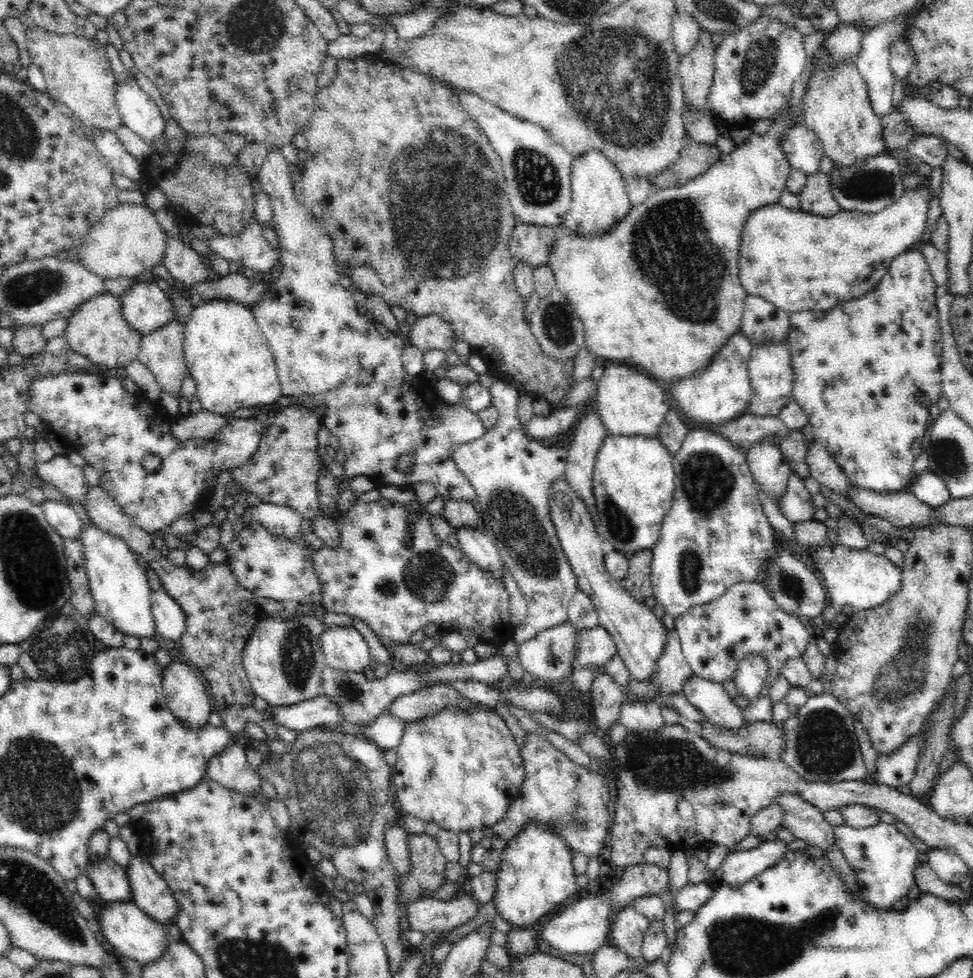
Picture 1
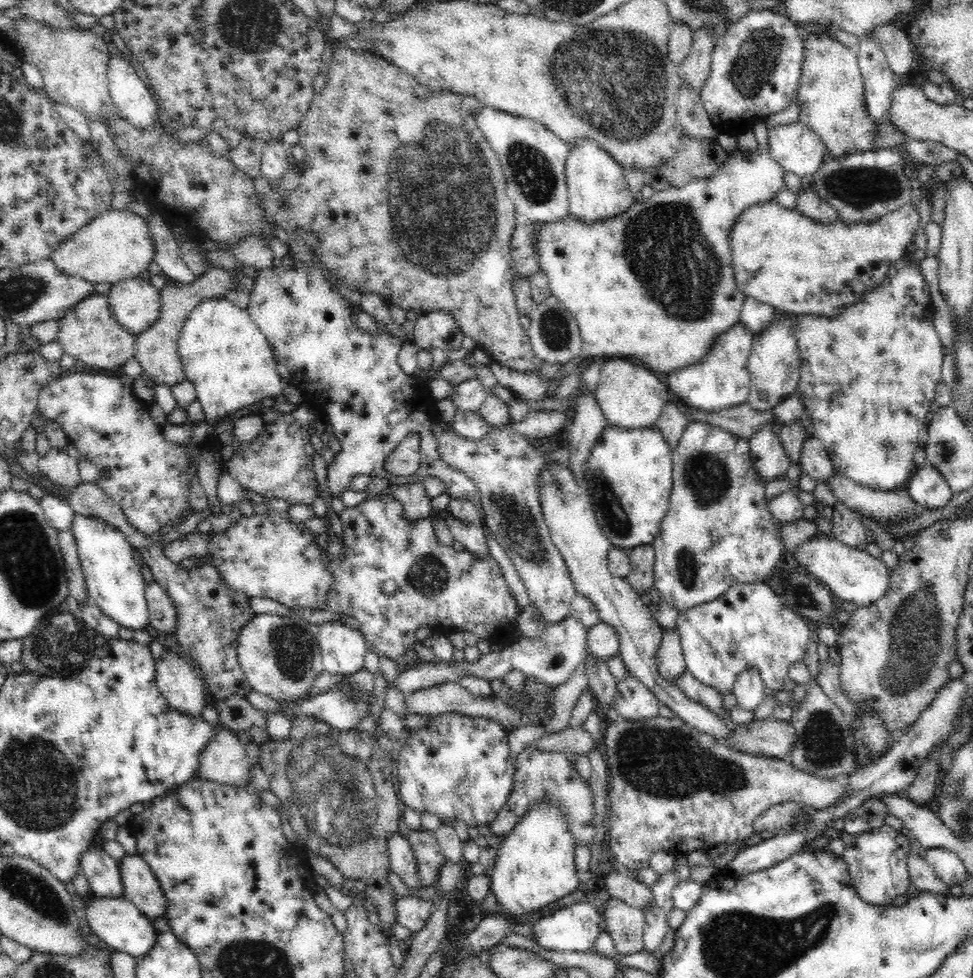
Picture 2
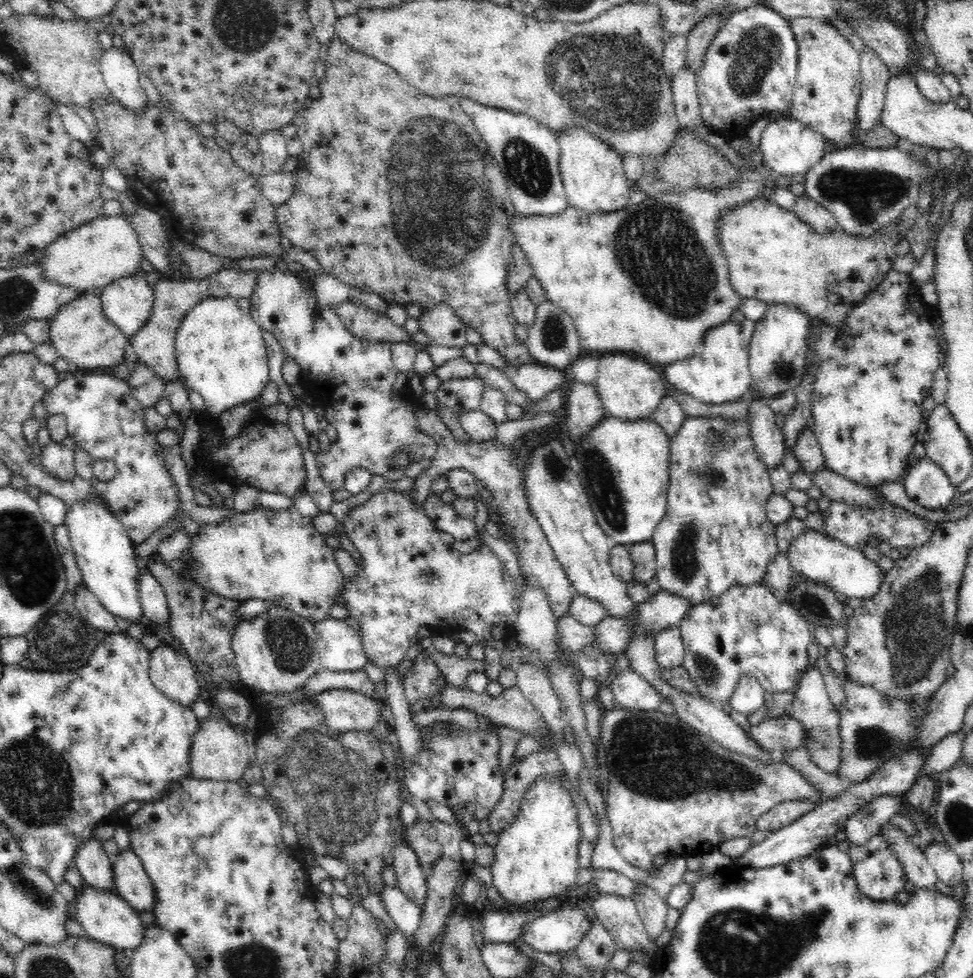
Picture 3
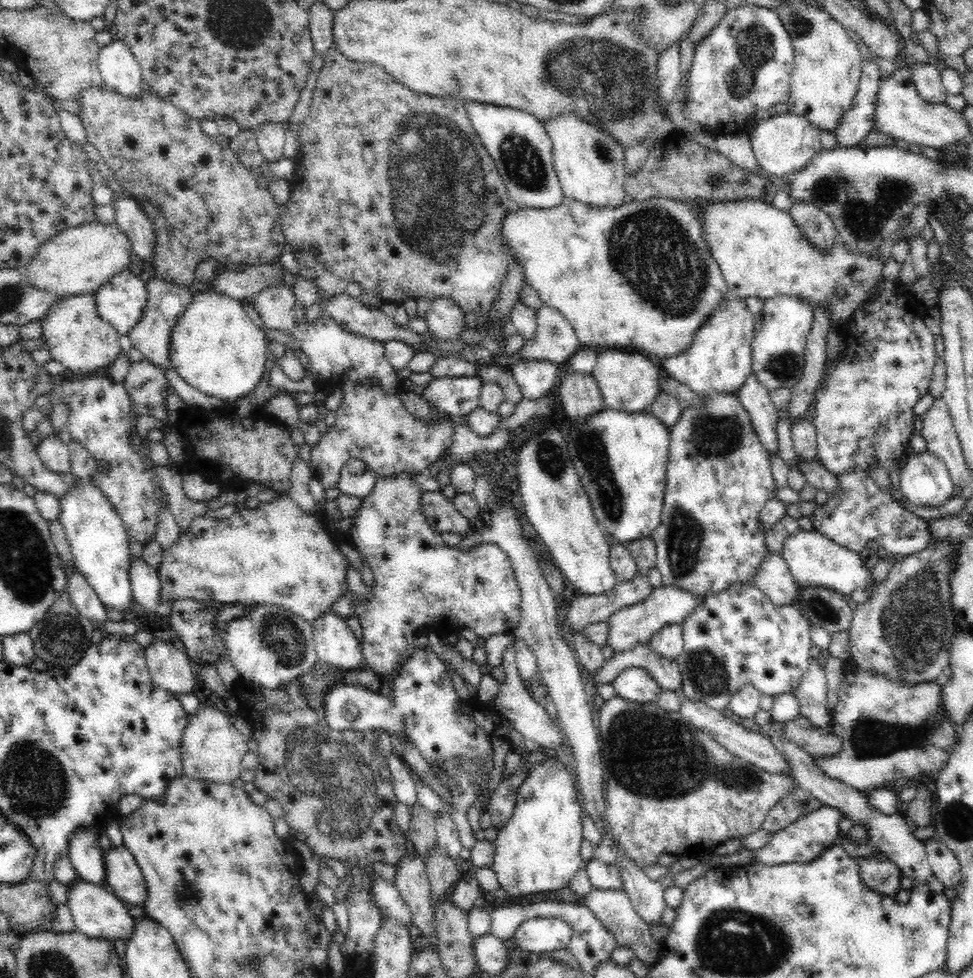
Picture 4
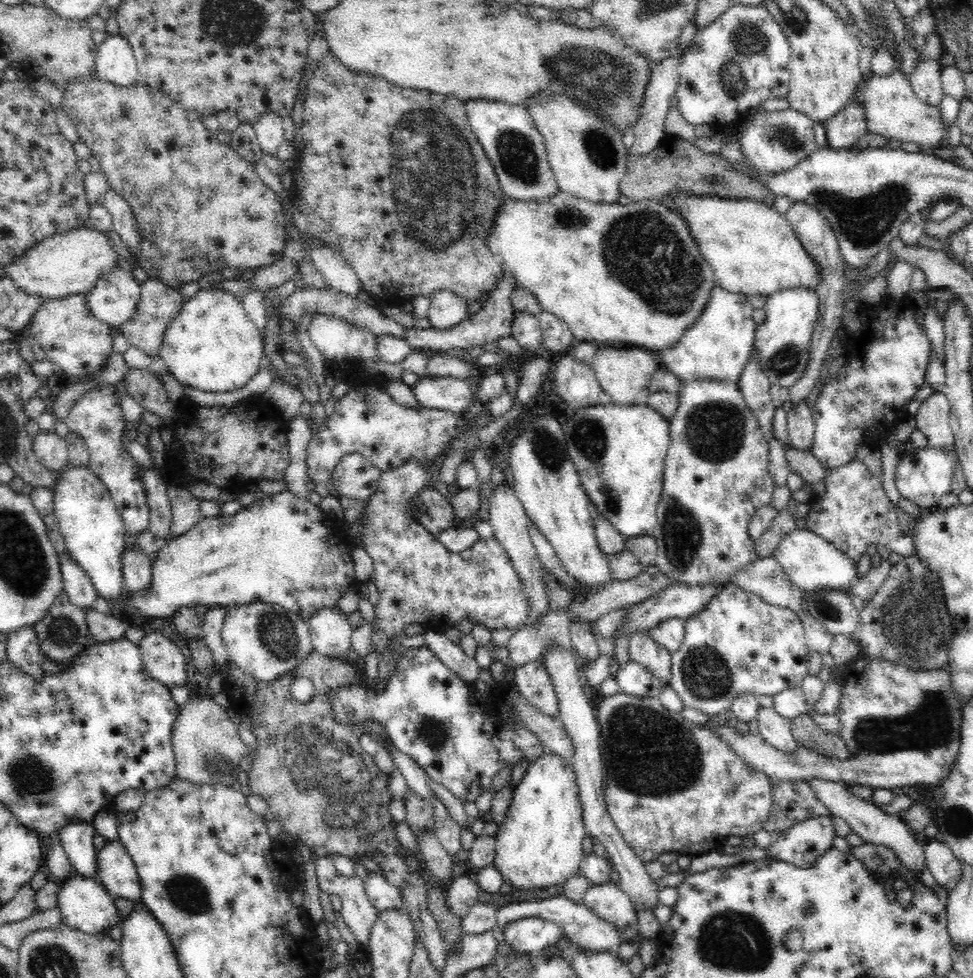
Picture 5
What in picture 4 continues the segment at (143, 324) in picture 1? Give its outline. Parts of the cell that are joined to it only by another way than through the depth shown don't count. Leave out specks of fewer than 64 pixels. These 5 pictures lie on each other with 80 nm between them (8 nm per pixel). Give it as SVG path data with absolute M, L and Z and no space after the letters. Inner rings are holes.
M135 269L121 270L94 292L94 300L99 317L111 324L120 335L127 335L142 316L147 301L146 283Z

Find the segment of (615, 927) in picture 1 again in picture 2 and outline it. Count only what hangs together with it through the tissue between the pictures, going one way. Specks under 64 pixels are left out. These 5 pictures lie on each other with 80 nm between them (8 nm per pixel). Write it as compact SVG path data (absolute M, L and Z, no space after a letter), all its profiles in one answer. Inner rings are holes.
M614 897L604 902L600 909L604 928L612 936L620 955L631 955L644 950L646 918L642 909Z

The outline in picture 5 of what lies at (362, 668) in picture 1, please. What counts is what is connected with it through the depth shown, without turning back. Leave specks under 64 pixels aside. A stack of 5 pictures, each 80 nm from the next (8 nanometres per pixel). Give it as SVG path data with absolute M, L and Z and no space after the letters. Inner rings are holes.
M338 607L317 610L307 618L311 641L316 652L342 660L353 657L350 636L353 628L348 616Z

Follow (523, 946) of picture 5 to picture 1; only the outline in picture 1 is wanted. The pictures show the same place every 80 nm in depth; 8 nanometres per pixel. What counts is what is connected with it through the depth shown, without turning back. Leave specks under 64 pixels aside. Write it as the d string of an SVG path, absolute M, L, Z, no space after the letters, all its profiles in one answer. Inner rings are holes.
M644 862L626 867L622 878L613 885L610 892L577 897L564 905L548 922L544 922L539 931L542 941L566 954L593 954L606 945L606 940L610 941L610 930L616 912L626 905L631 905L632 900L640 896L657 895L663 888L670 886L668 884L668 870L655 864Z

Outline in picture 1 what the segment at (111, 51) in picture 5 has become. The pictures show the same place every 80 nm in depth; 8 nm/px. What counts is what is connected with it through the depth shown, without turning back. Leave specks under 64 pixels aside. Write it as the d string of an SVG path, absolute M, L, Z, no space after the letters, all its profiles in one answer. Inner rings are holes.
M131 73L116 87L116 107L122 115L123 126L142 137L148 144L164 141L166 121L156 103L141 90Z

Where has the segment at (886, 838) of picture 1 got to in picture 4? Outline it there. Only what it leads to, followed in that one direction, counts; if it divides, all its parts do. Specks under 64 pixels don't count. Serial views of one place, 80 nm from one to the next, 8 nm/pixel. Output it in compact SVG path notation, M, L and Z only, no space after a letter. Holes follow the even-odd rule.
M886 855L882 858L858 858L856 861L866 887L886 896L892 896L900 890L901 870Z

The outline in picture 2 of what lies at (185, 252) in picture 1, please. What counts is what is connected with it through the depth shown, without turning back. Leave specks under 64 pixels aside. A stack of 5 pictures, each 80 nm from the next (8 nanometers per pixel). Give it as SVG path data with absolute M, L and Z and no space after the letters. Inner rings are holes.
M154 212L145 221L150 239L154 241L154 262L160 266L165 278L182 284L194 282L197 278L180 258L178 236L173 234L172 226Z

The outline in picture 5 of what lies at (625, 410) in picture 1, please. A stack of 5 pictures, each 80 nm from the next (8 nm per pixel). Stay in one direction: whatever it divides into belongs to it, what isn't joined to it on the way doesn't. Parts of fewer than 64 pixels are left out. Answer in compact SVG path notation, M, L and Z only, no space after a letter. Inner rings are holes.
M599 348L595 352L591 367L596 373L596 378L602 390L607 394L607 401L626 406L640 403L647 399L646 388L648 379L661 365L656 354L643 348Z

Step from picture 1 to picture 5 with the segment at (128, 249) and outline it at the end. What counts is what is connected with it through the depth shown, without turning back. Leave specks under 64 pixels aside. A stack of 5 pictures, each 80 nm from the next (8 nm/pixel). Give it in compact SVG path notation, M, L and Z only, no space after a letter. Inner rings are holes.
M87 227L50 236L35 244L11 263L2 266L2 276L7 276L20 290L44 299L63 299L84 295L94 288L103 272L118 266L118 253L110 245L108 232Z

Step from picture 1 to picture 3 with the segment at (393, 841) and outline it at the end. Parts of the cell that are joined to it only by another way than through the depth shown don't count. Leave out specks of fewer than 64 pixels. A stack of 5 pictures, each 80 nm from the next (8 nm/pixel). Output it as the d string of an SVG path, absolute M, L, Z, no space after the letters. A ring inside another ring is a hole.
M406 841L394 844L394 868L398 880L398 888L420 908L425 908L427 896L427 874L420 865L415 850Z

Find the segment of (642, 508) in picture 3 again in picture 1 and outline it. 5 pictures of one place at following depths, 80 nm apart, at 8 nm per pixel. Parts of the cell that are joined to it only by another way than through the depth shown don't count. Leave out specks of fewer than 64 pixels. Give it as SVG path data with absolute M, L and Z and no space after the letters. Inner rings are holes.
M607 434L596 455L592 477L598 534L628 558L635 552L651 549L658 542L675 491L673 456L659 437Z

